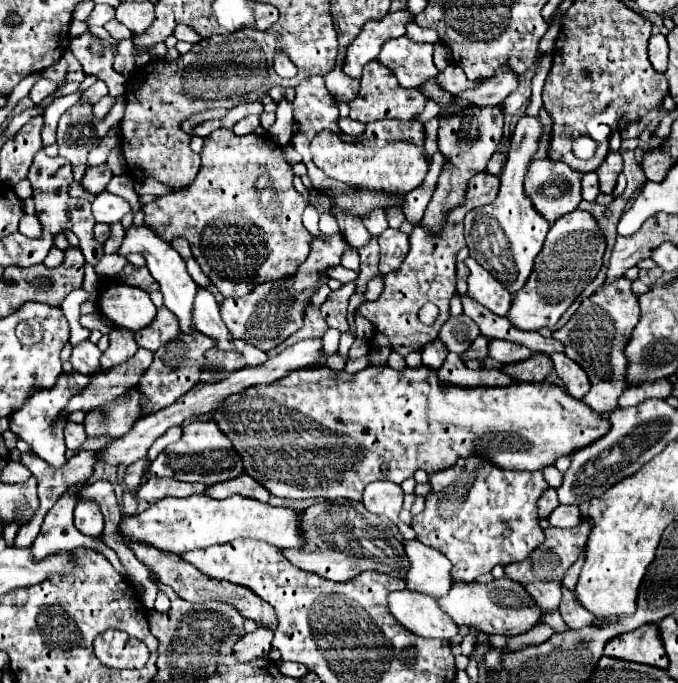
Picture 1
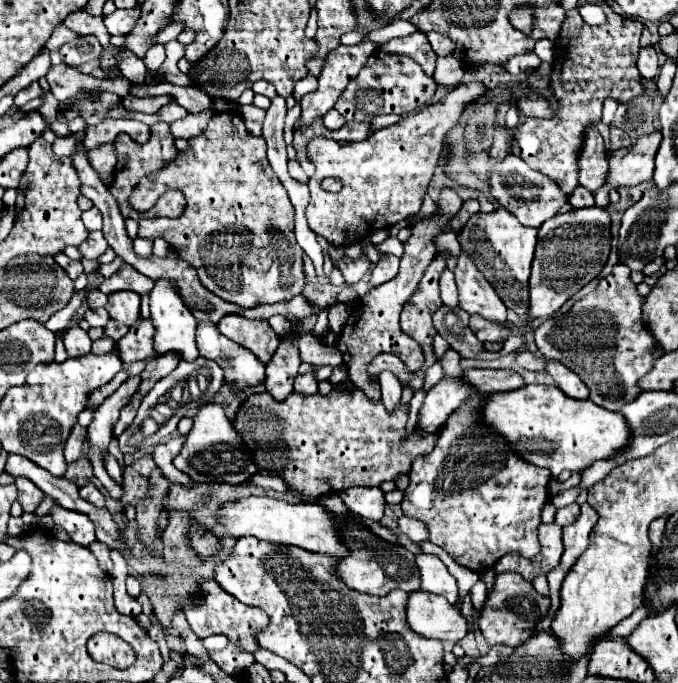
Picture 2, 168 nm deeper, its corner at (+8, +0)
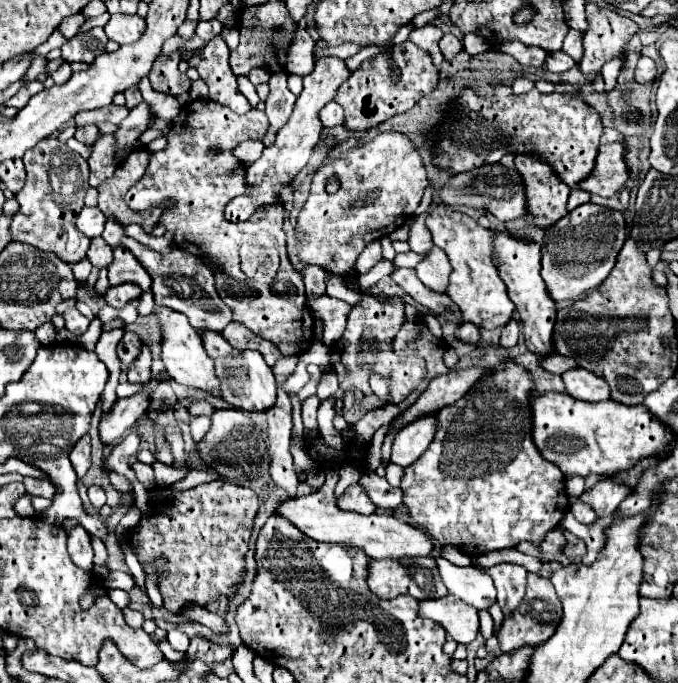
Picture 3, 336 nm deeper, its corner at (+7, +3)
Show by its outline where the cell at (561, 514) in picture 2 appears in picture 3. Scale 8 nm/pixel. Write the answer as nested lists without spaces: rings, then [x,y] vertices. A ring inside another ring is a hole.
[[[575,501],[575,503],[573,503],[573,507],[571,507],[571,511],[573,511],[573,515],[575,515],[575,519],[577,519],[579,523],[591,525],[591,523],[595,523],[595,521],[597,521],[595,511],[593,511],[587,503],[583,503],[583,501]]]

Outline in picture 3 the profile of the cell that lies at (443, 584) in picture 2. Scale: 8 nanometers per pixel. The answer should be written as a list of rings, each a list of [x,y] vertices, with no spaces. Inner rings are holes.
[[[437,557],[437,567],[451,595],[457,595],[477,609],[489,609],[495,603],[497,591],[489,573],[477,567],[457,567],[443,557]]]

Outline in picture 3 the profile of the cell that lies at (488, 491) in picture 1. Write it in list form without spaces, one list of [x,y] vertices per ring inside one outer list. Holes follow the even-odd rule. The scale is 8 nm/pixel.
[[[505,361],[493,367],[491,375],[477,381],[457,403],[437,413],[435,437],[429,449],[405,469],[401,479],[403,503],[409,507],[409,515],[437,543],[455,545],[469,557],[511,549],[521,541],[539,543],[569,511],[565,475],[551,461],[543,459],[533,443],[533,411],[529,411],[533,393],[531,373],[515,361]]]

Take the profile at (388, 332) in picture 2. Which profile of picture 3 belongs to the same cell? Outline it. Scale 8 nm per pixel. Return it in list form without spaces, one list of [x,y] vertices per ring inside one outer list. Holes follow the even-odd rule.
[[[365,293],[361,305],[353,307],[347,319],[347,329],[343,337],[331,345],[331,369],[339,377],[339,387],[343,389],[343,403],[347,411],[361,411],[367,407],[383,407],[383,405],[399,405],[409,393],[425,379],[425,361],[421,357],[397,357],[393,355],[391,341],[405,323],[403,317],[403,299],[389,297],[387,303],[379,303],[375,295]],[[377,373],[381,377],[389,377],[389,397],[379,399],[369,389],[369,375]],[[355,391],[363,391],[363,399],[355,399]]]

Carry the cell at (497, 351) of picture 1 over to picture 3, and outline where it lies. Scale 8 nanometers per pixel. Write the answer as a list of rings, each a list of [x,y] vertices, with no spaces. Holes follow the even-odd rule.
[[[549,355],[549,359],[539,359],[541,367],[549,373],[555,373],[555,375],[563,375],[565,371],[569,369],[577,369],[579,363],[571,357],[565,357],[565,355]]]

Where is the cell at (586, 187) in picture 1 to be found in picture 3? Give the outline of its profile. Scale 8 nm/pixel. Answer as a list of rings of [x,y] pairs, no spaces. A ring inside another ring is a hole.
[[[573,189],[573,191],[571,191],[571,195],[569,195],[569,203],[567,203],[567,209],[569,209],[569,211],[573,211],[575,207],[579,207],[579,205],[583,205],[583,203],[589,203],[589,199],[591,199],[591,195],[589,195],[587,191],[581,191],[581,189]]]

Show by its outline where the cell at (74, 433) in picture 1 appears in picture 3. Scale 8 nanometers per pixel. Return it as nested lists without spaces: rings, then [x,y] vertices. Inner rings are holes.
[[[85,435],[85,437],[81,437],[77,441],[77,445],[71,449],[69,457],[71,457],[71,463],[73,463],[73,469],[75,469],[77,477],[81,479],[87,473],[87,469],[91,467],[91,443],[89,443],[89,435]]]

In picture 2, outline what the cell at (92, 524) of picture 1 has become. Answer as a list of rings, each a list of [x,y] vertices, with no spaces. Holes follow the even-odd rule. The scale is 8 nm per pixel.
[[[56,506],[56,510],[52,510],[50,514],[54,516],[54,524],[64,528],[76,544],[88,546],[90,542],[96,540],[94,526],[92,526],[92,520],[88,516],[74,512],[74,510],[66,510],[62,506]]]

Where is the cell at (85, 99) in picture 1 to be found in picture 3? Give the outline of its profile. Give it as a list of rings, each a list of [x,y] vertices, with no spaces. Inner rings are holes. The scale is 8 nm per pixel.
[[[109,105],[105,109],[93,109],[93,111],[83,111],[75,117],[77,125],[89,125],[89,123],[115,123],[119,125],[121,119],[125,119],[125,115],[129,115],[127,107],[117,107],[117,105]]]

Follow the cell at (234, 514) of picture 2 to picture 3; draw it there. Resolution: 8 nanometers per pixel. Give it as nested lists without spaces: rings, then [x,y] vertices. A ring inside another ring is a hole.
[[[325,467],[325,475],[327,475],[327,481],[319,491],[307,497],[283,501],[275,509],[275,513],[285,515],[293,525],[297,525],[301,531],[305,531],[305,535],[309,535],[315,541],[357,545],[371,559],[403,559],[403,557],[429,557],[431,555],[433,541],[425,531],[393,515],[377,515],[377,513],[361,515],[361,513],[339,509],[335,505],[335,495],[333,495],[335,485],[339,481],[339,467]]]

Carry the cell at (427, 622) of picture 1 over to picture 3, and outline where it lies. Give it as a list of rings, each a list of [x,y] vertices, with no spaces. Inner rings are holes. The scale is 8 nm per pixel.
[[[445,595],[445,599],[433,599],[421,603],[421,615],[437,619],[441,627],[463,645],[469,645],[479,631],[479,611],[455,595]]]

